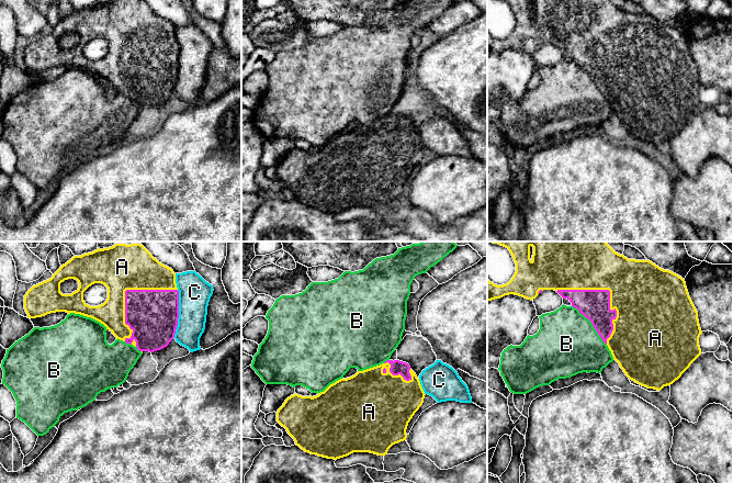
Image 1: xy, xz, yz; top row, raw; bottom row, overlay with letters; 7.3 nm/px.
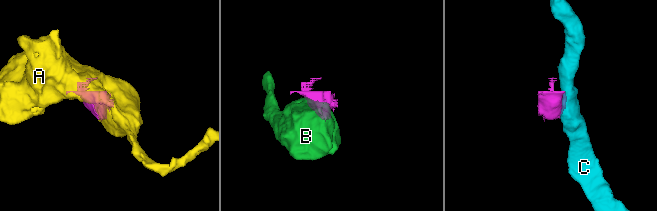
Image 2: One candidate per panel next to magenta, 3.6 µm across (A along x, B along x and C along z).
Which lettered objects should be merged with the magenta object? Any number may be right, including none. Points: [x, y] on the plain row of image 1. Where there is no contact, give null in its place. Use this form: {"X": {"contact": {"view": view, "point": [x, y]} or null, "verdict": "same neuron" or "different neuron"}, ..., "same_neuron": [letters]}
{"A": {"contact": {"view": "yz", "point": [609, 47]}, "verdict": "same neuron"}, "B": {"contact": {"view": "yz", "point": [591, 77]}, "verdict": "different neuron"}, "C": {"contact": {"view": "xy", "point": [178, 68]}, "verdict": "different neuron"}, "same_neuron": ["A"]}

